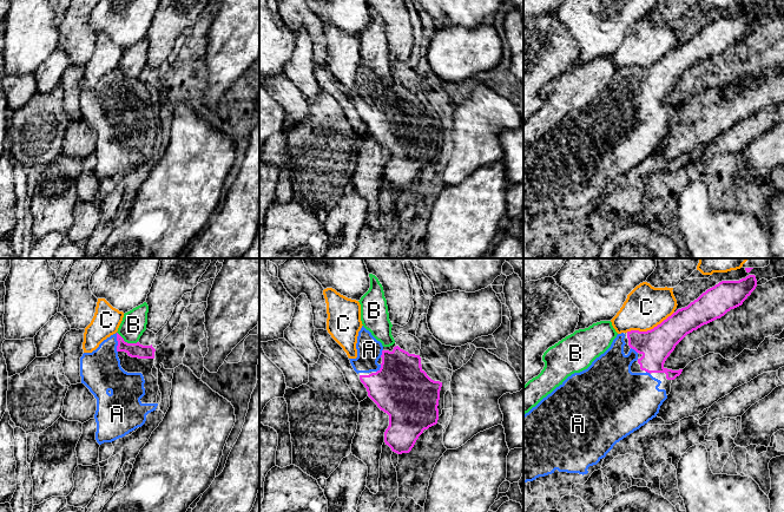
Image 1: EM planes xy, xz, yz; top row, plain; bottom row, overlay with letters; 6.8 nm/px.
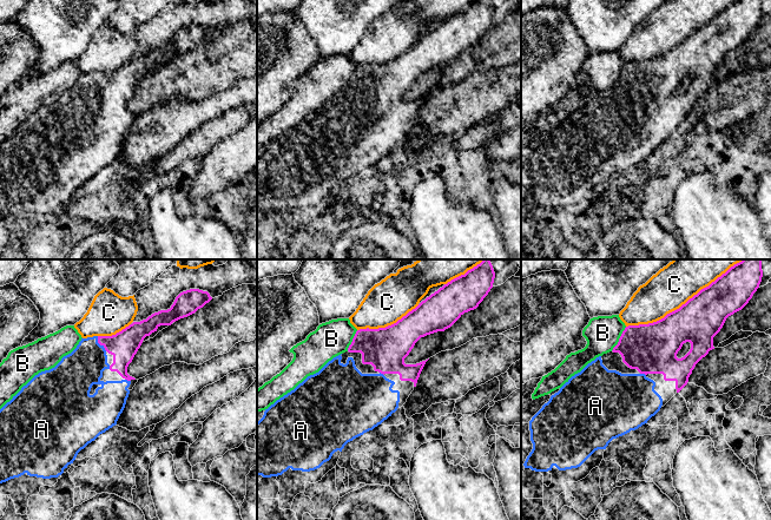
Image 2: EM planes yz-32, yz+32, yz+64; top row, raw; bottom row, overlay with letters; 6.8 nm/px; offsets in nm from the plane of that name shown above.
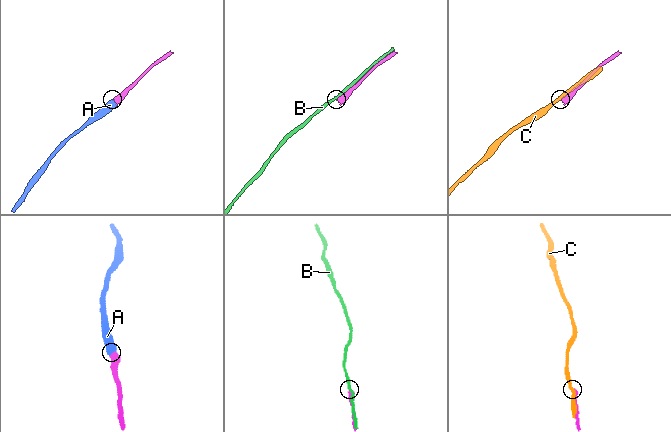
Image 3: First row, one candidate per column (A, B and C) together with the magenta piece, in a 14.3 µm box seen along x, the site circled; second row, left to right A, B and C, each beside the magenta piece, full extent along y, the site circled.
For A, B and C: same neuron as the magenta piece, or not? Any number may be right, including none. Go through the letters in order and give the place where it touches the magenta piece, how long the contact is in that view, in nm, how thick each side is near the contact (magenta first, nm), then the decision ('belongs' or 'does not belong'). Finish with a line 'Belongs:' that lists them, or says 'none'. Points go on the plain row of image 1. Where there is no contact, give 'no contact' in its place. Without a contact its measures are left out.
A: xy (118, 78) | 140 nm | 100/280 nm | belongs
B: xy (126, 78) | 160 nm | 100/170 nm | does not belong
C: yz (651, 65) | 360 nm | 220/280 nm | does not belong
Belongs: A

